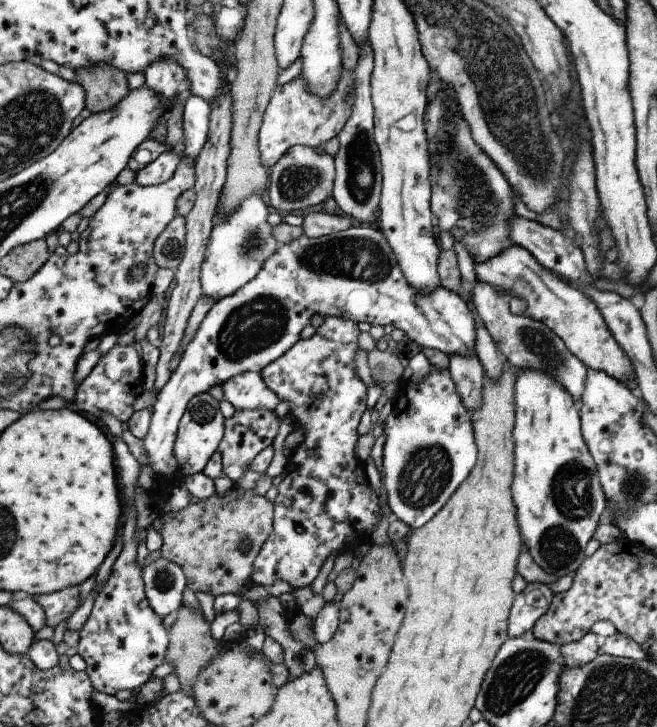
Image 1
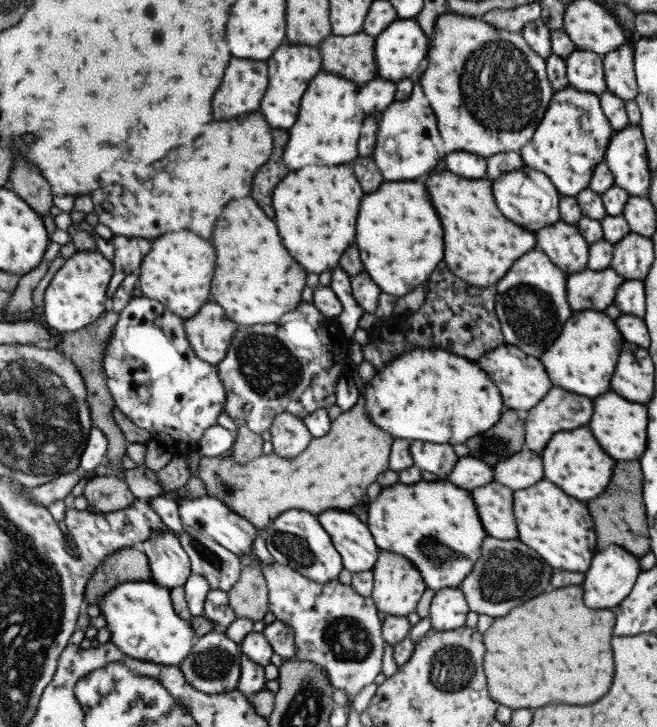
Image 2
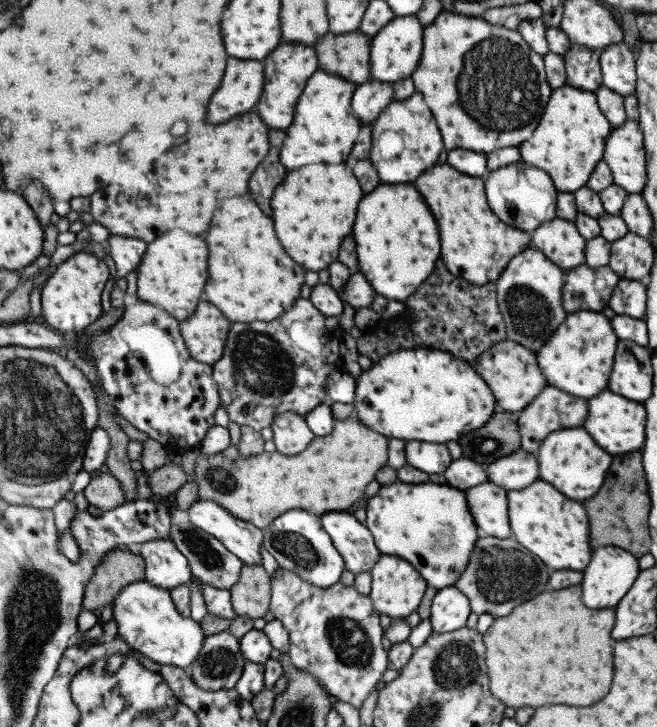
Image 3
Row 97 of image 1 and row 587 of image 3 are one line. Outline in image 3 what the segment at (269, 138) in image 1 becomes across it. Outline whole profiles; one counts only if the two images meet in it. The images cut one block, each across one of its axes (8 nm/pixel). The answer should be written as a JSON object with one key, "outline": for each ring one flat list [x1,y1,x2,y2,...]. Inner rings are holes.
{"outline":[[279,570,273,578,271,614,289,630,293,666,315,676,335,700,359,710,387,670,385,650,381,648,383,630,371,598,361,596,355,586,335,584,325,590,305,582,297,572]]}

